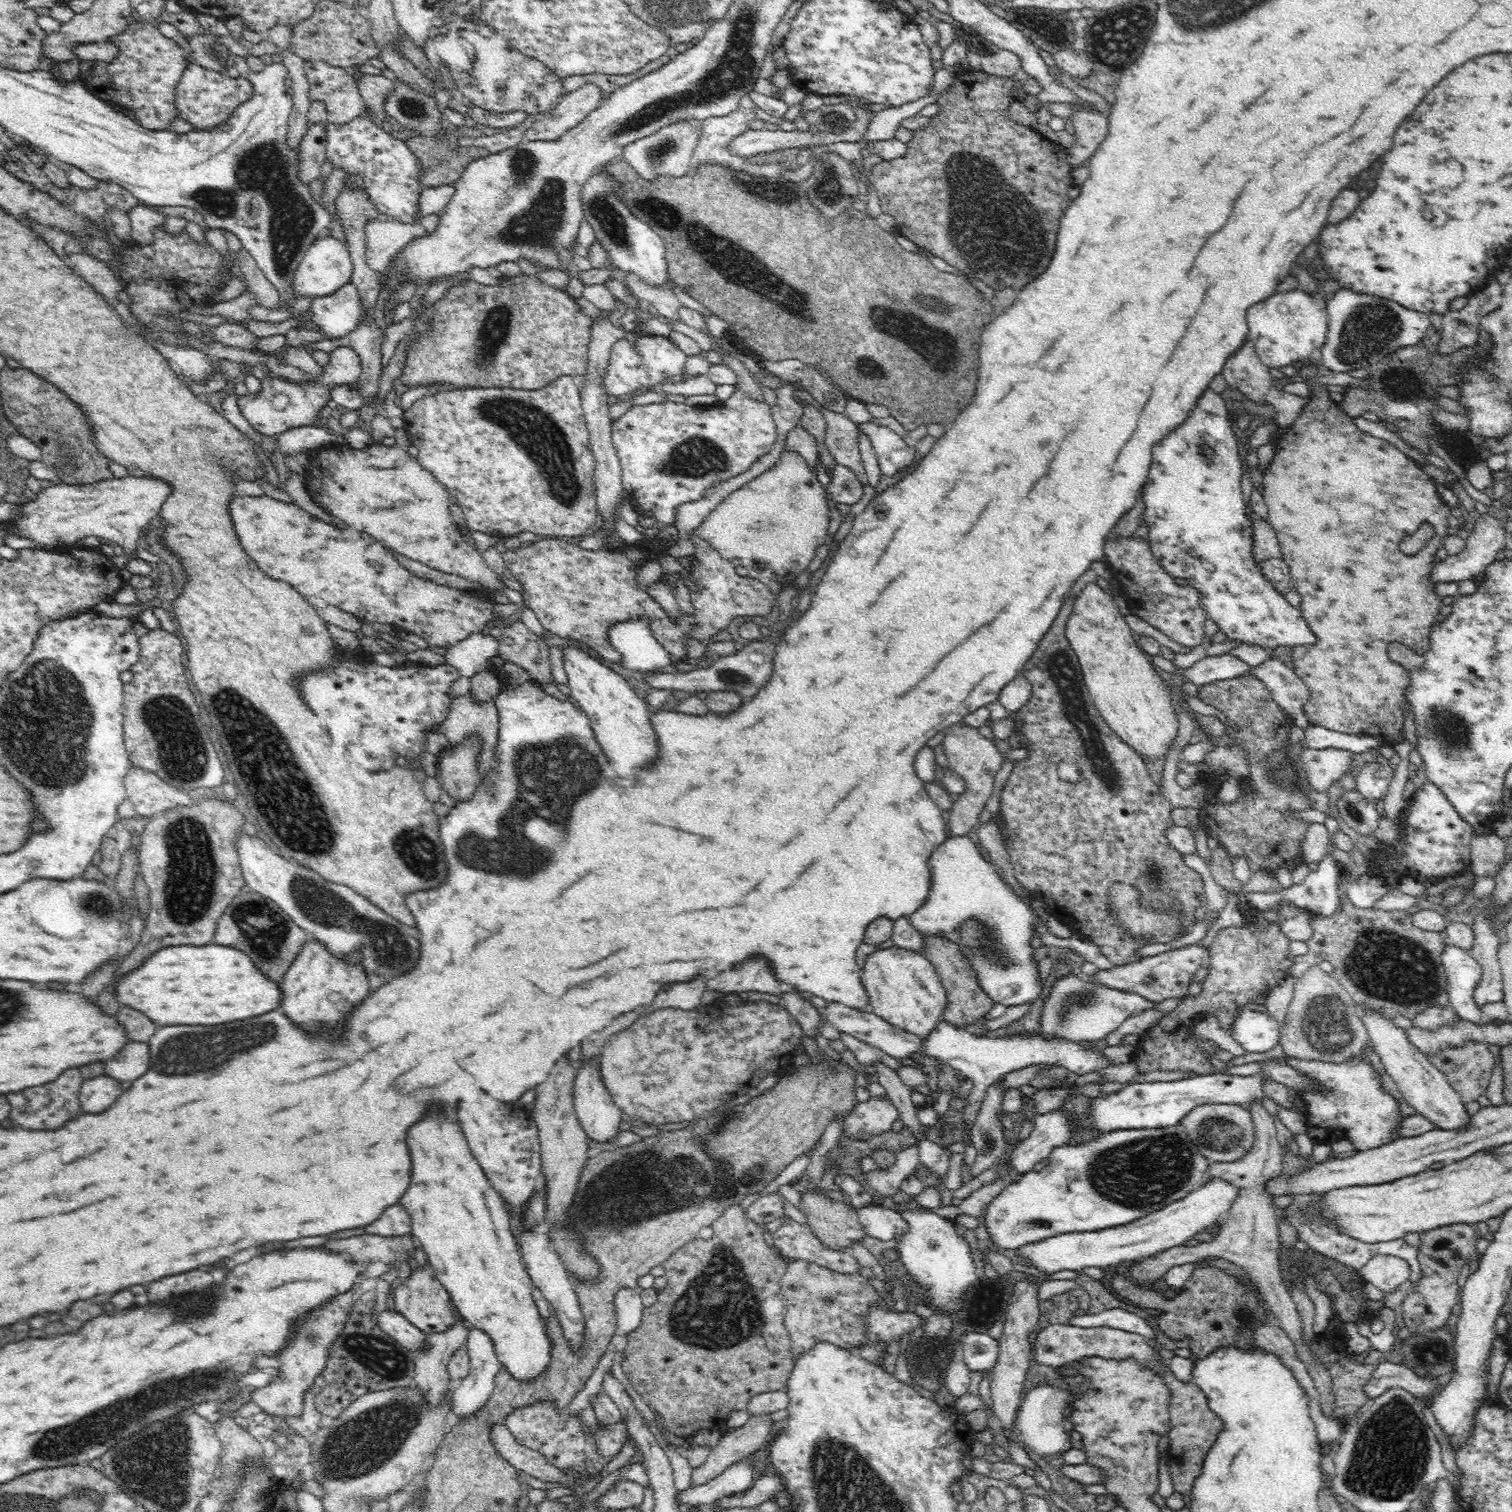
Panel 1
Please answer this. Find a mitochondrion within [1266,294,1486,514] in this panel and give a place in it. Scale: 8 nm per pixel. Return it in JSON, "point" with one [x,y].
{"point":[1366,332]}

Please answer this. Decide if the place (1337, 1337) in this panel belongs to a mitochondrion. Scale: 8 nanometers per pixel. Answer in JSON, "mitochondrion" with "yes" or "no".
{"mitochondrion":"no"}

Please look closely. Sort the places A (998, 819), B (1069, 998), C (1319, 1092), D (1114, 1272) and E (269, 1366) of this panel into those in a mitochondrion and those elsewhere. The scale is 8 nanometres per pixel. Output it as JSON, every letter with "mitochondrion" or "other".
{"A":"other","B":"mitochondrion","C":"other","D":"other","E":"other"}

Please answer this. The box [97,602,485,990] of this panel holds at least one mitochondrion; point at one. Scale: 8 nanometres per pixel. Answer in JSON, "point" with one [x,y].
{"point":[292,814]}

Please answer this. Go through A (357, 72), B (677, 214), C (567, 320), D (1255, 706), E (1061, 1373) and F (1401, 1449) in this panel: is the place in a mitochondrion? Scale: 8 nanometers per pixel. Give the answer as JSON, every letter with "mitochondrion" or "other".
{"A":"other","B":"mitochondrion","C":"other","D":"other","E":"other","F":"mitochondrion"}

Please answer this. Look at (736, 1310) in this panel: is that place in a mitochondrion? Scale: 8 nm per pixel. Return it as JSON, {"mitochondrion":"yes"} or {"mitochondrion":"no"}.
{"mitochondrion":"yes"}

